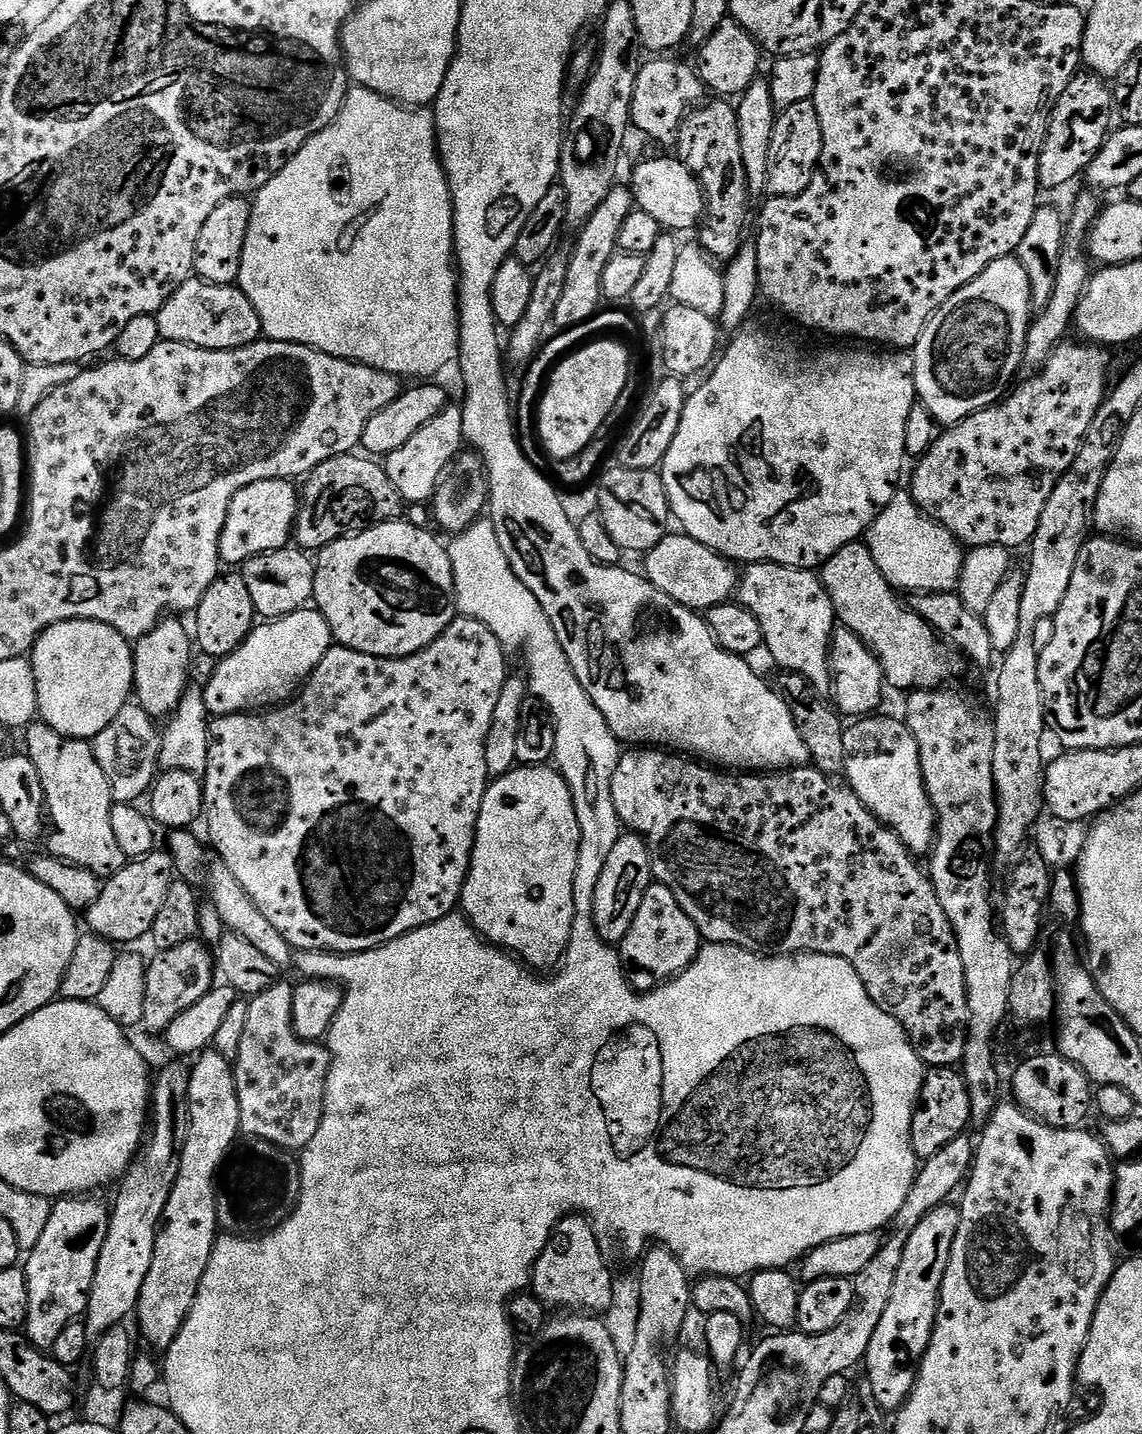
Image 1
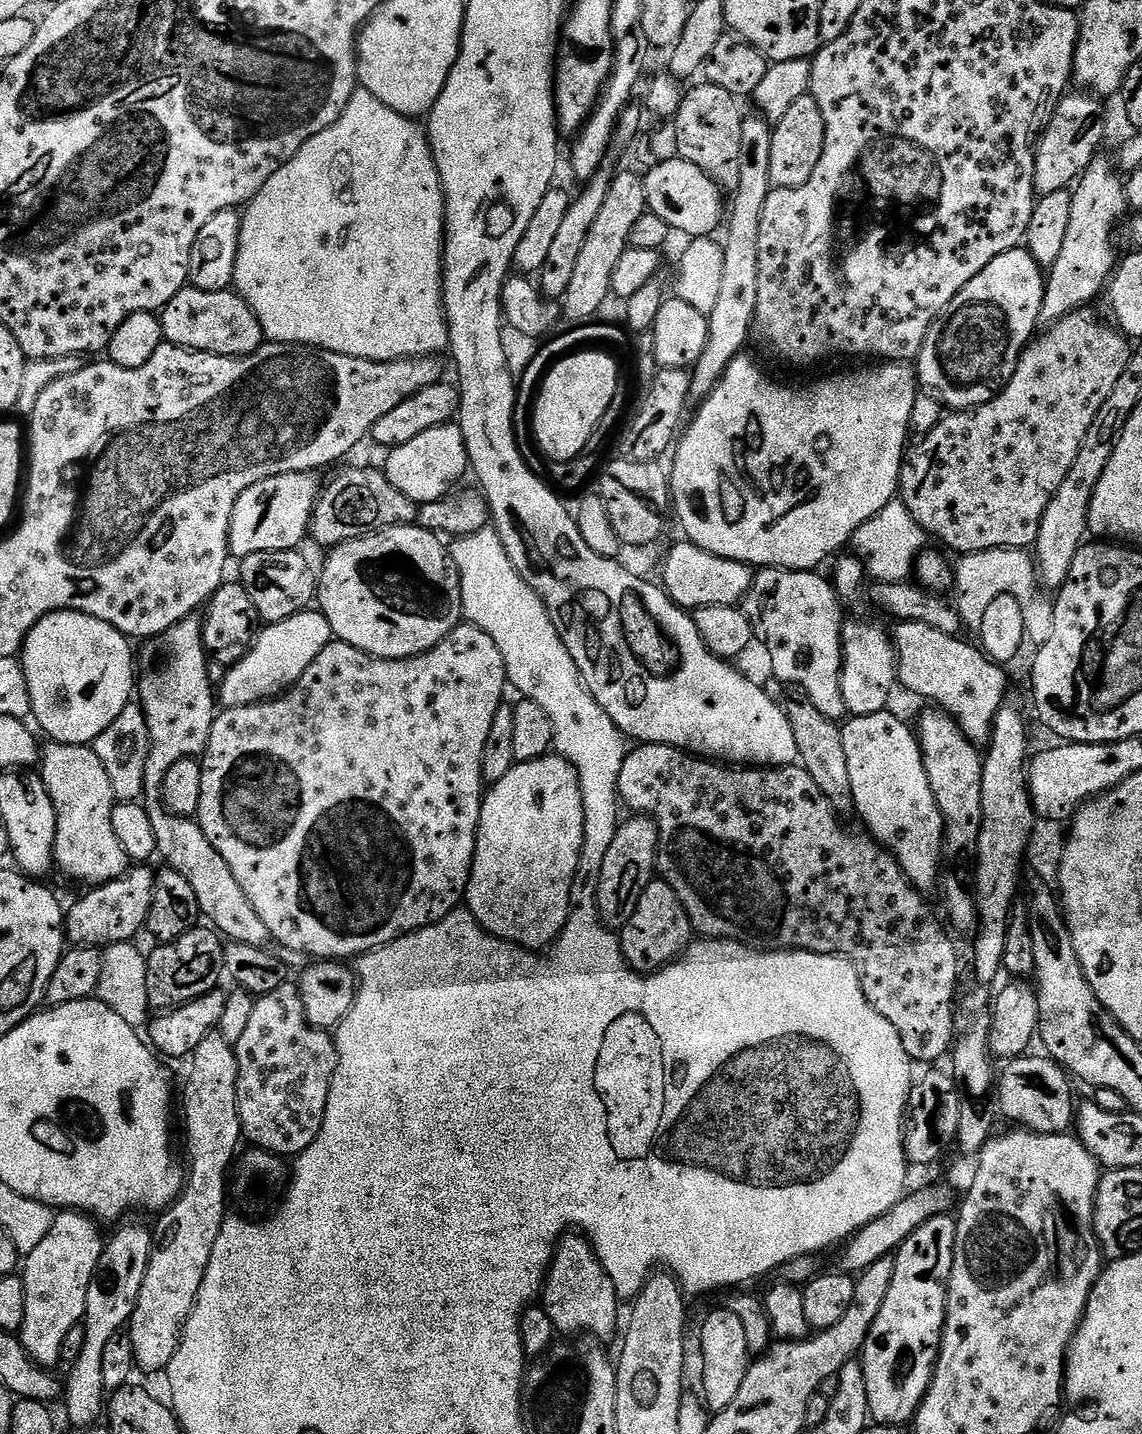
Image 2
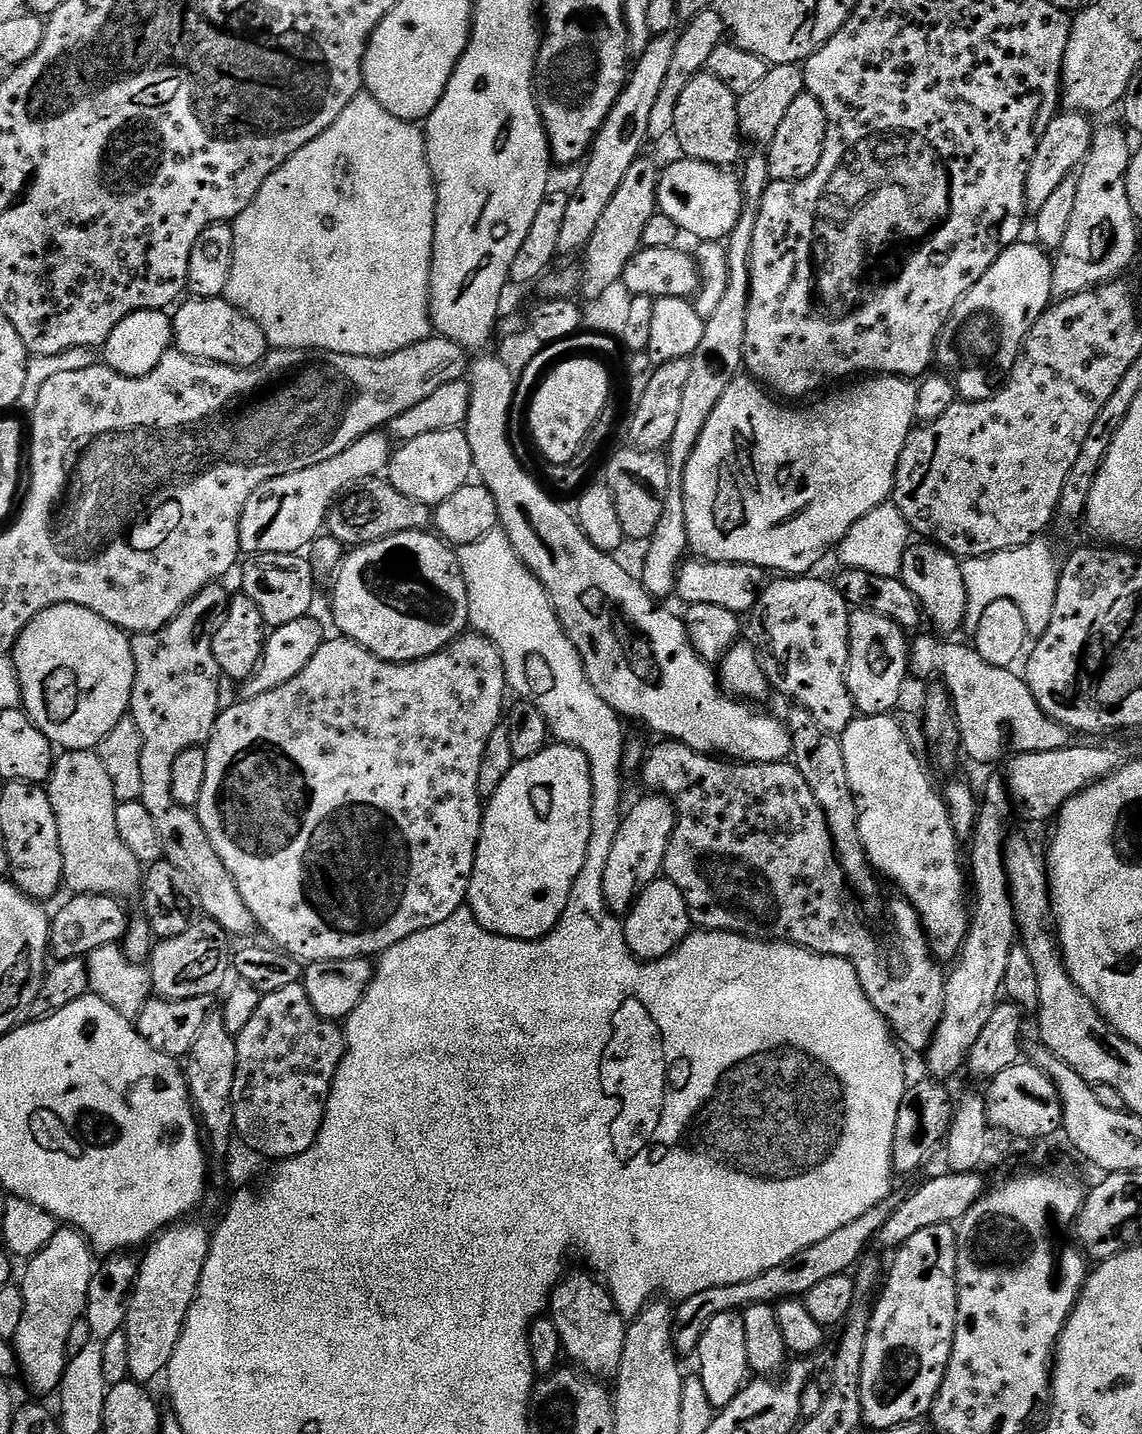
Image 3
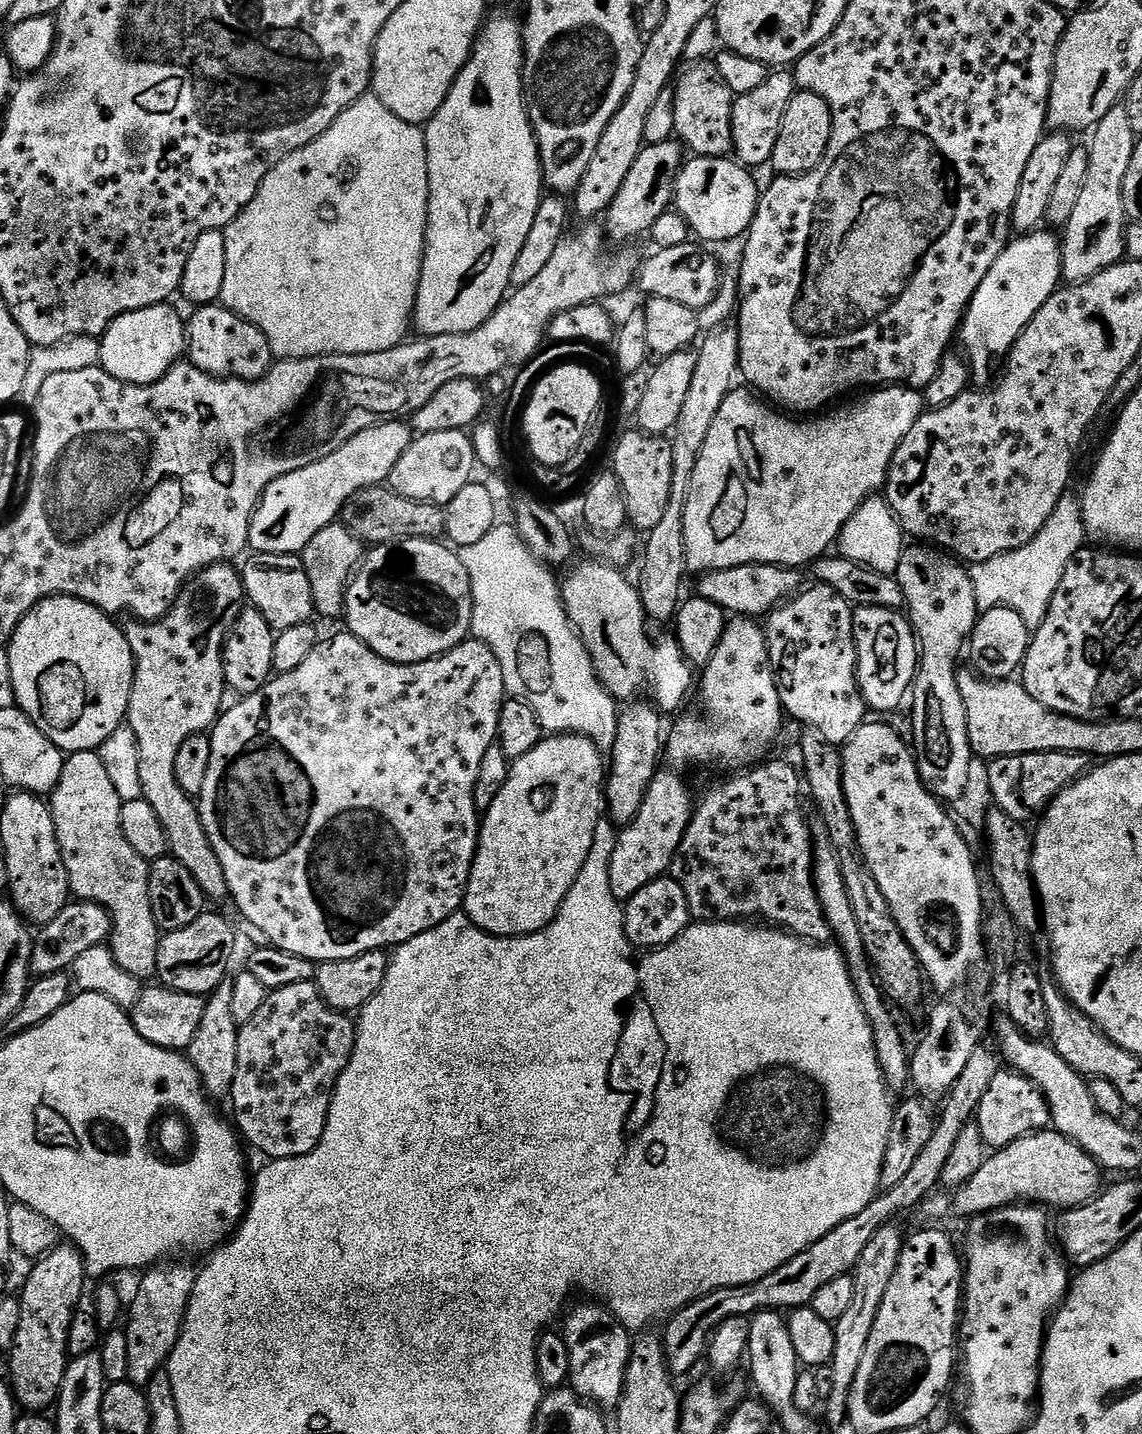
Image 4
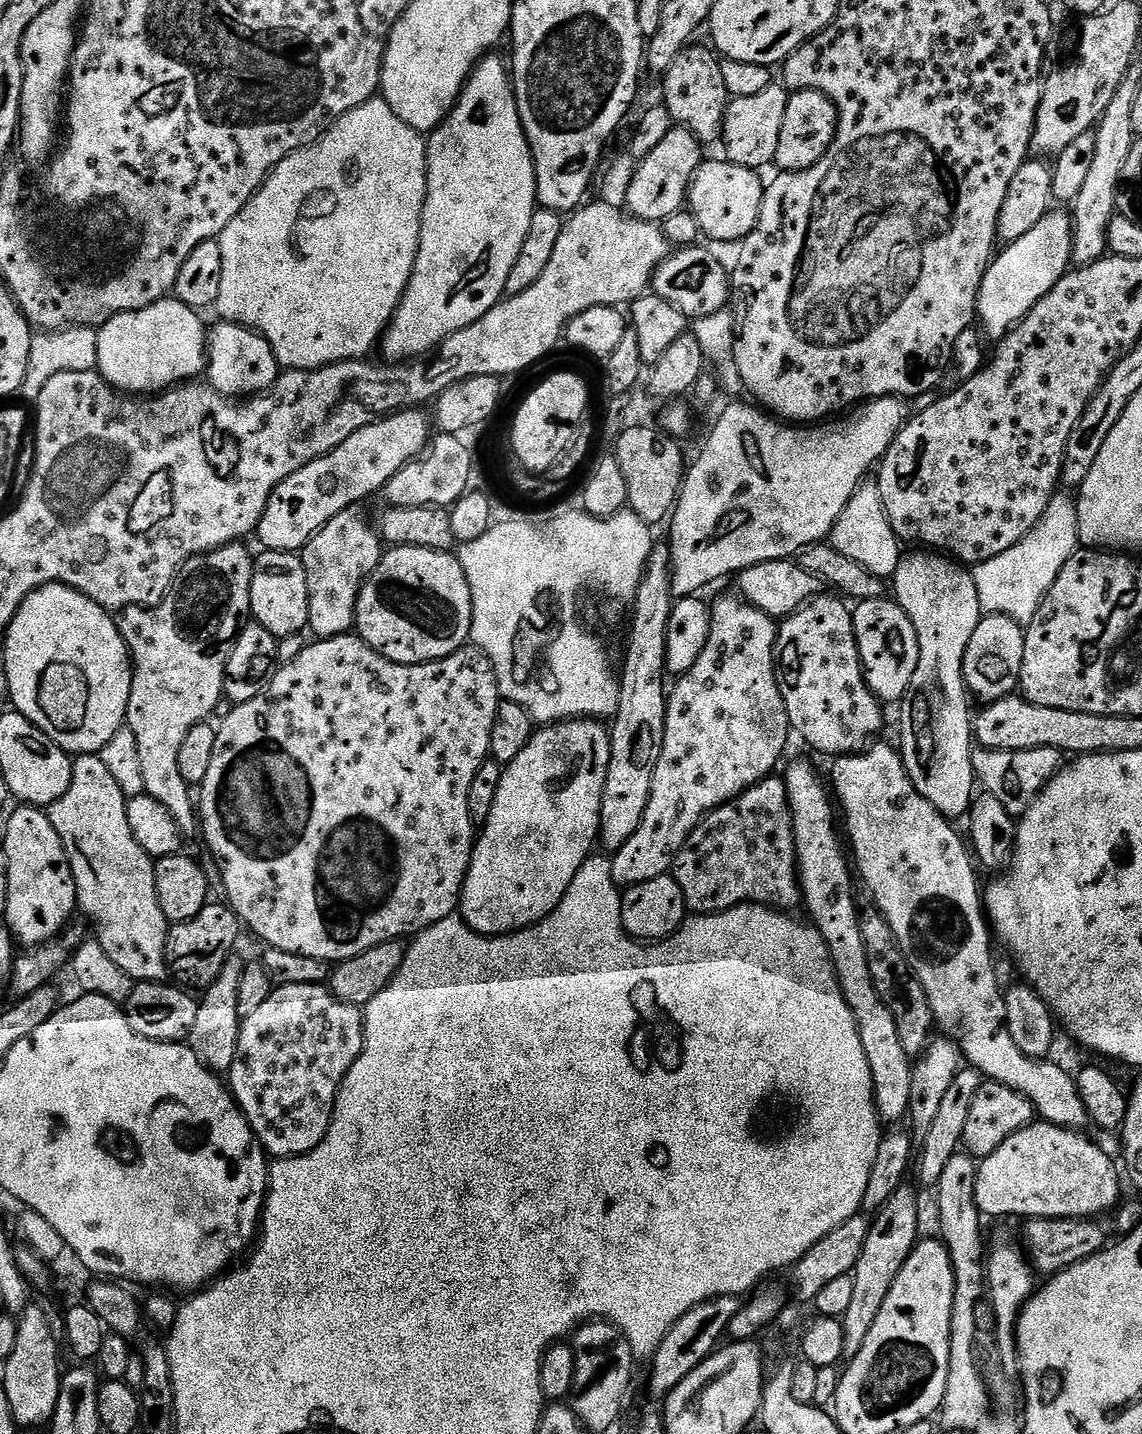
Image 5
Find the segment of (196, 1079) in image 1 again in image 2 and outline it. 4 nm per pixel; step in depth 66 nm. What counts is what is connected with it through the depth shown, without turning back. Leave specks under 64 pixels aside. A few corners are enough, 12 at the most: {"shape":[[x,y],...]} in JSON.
{"shape":[[217,1030],[184,1084],[184,1189],[159,1213],[126,1329],[163,1373],[230,1208],[238,1058]]}

